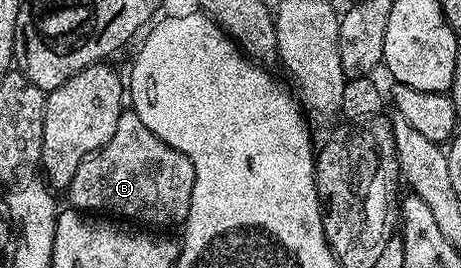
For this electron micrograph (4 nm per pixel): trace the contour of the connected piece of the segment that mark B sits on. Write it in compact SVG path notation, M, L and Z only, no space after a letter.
M124 112L120 120L116 120L112 140L108 140L101 150L88 155L80 168L76 168L68 195L69 205L79 212L99 210L102 216L113 216L118 220L131 218L134 221L131 223L166 232L169 226L181 227L185 223L193 188L194 169L188 156L164 144L156 132L144 128L144 120L140 120L140 116Z

